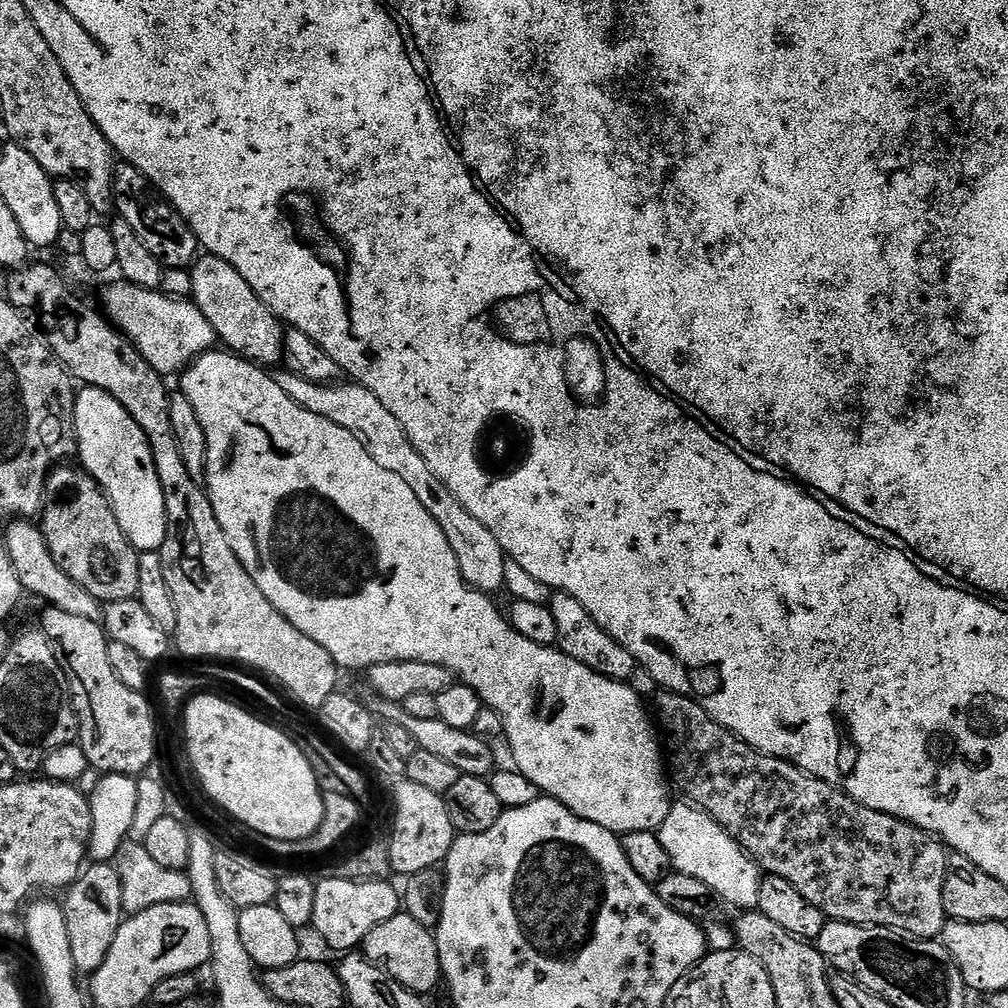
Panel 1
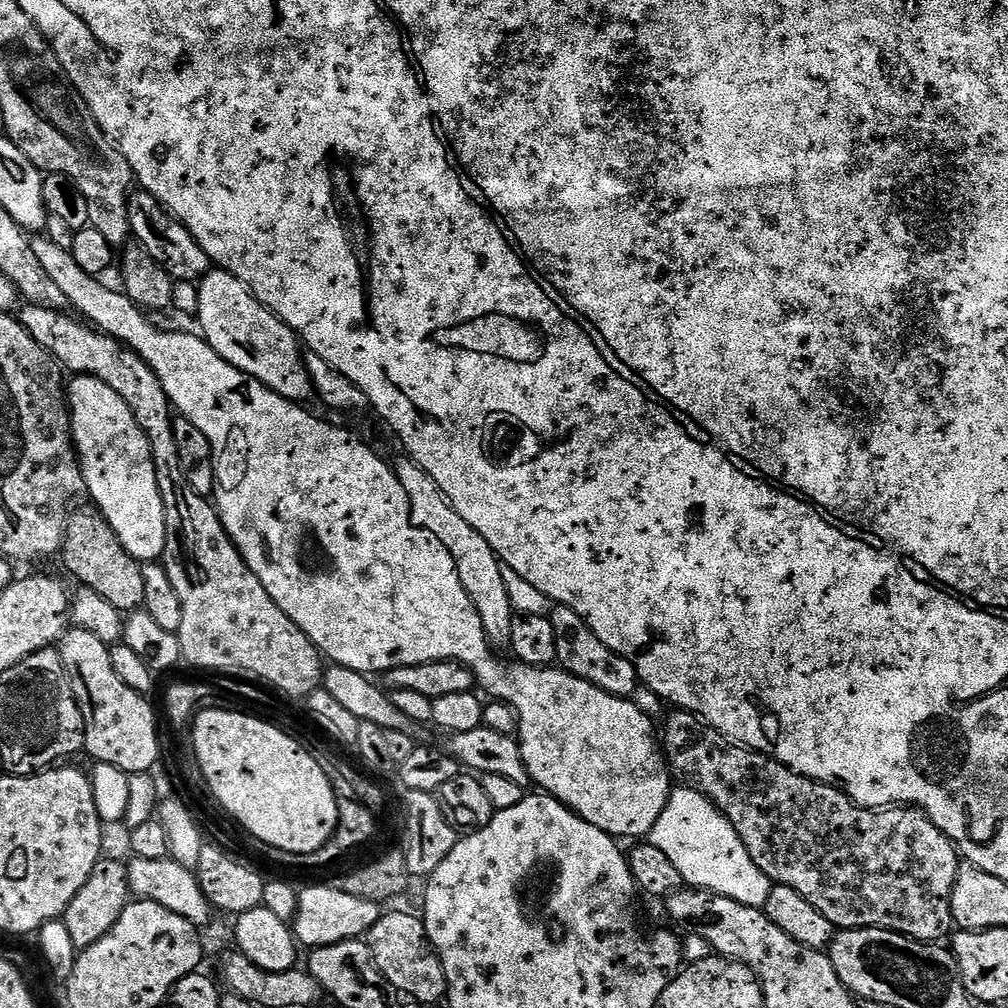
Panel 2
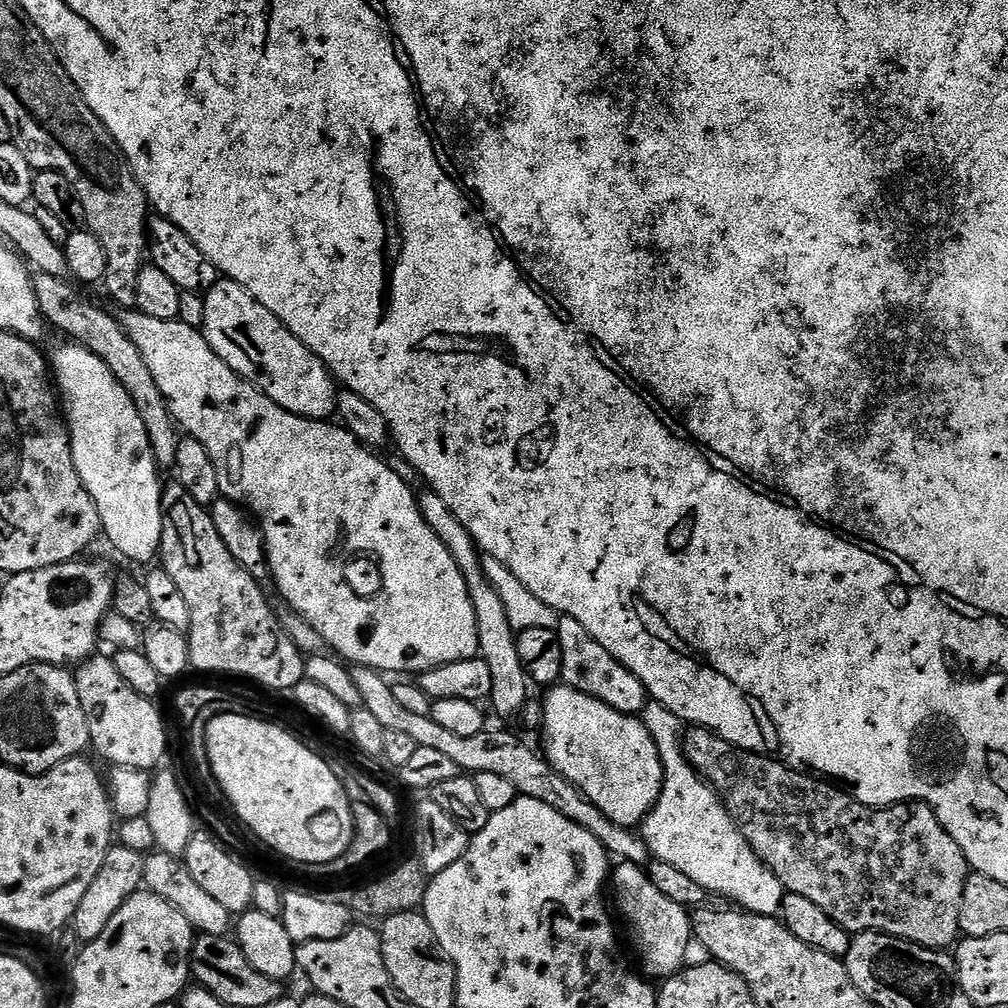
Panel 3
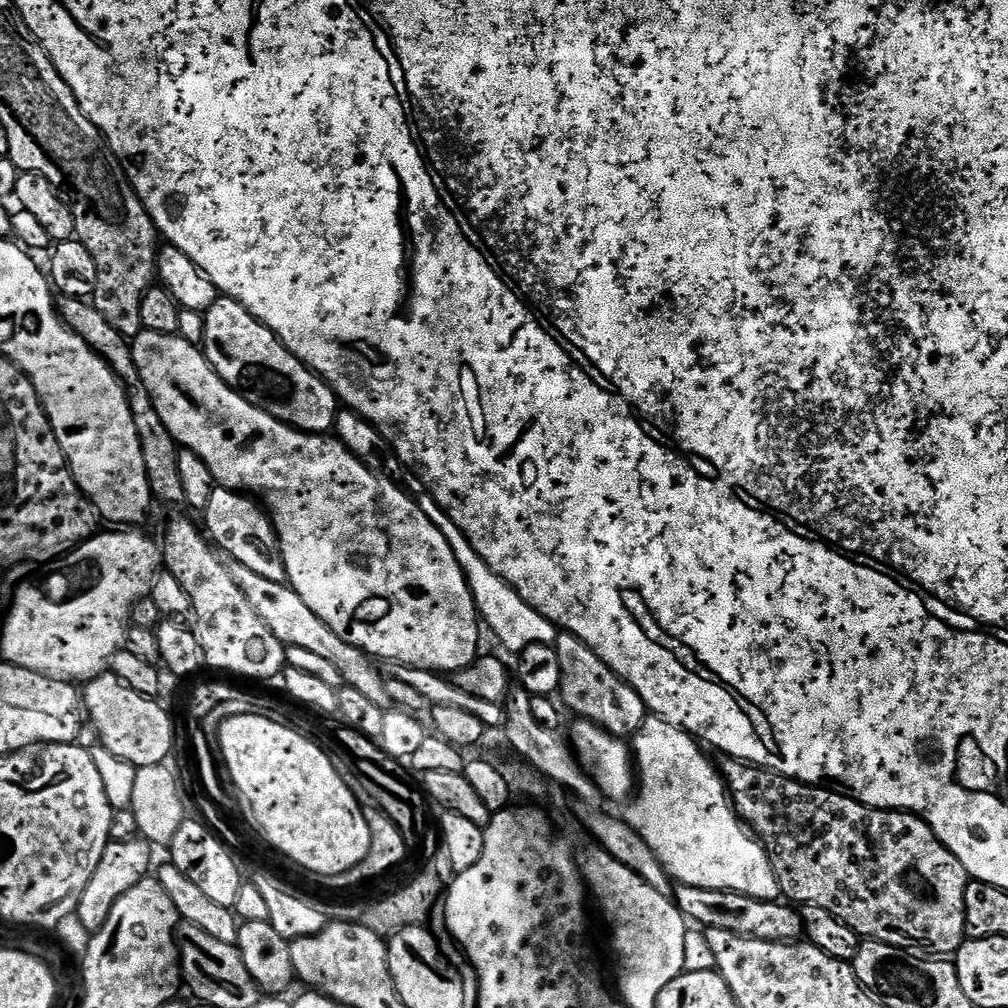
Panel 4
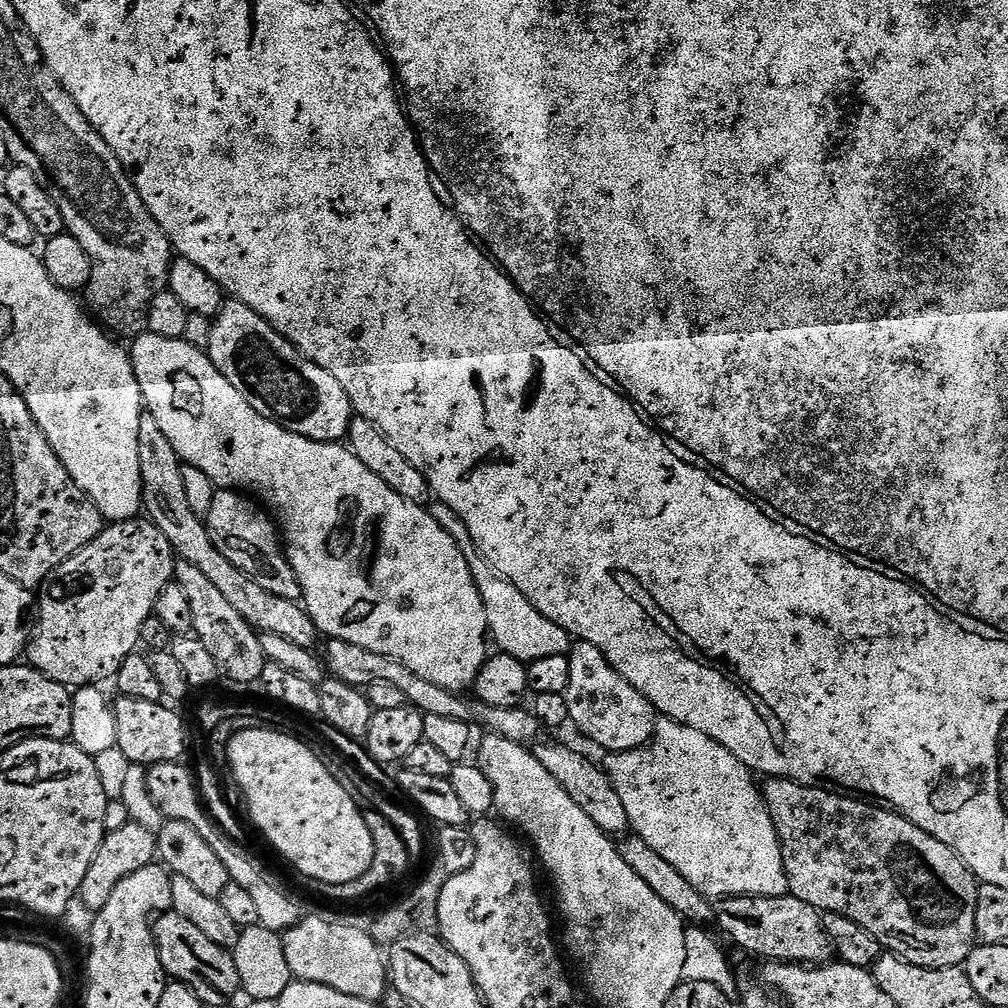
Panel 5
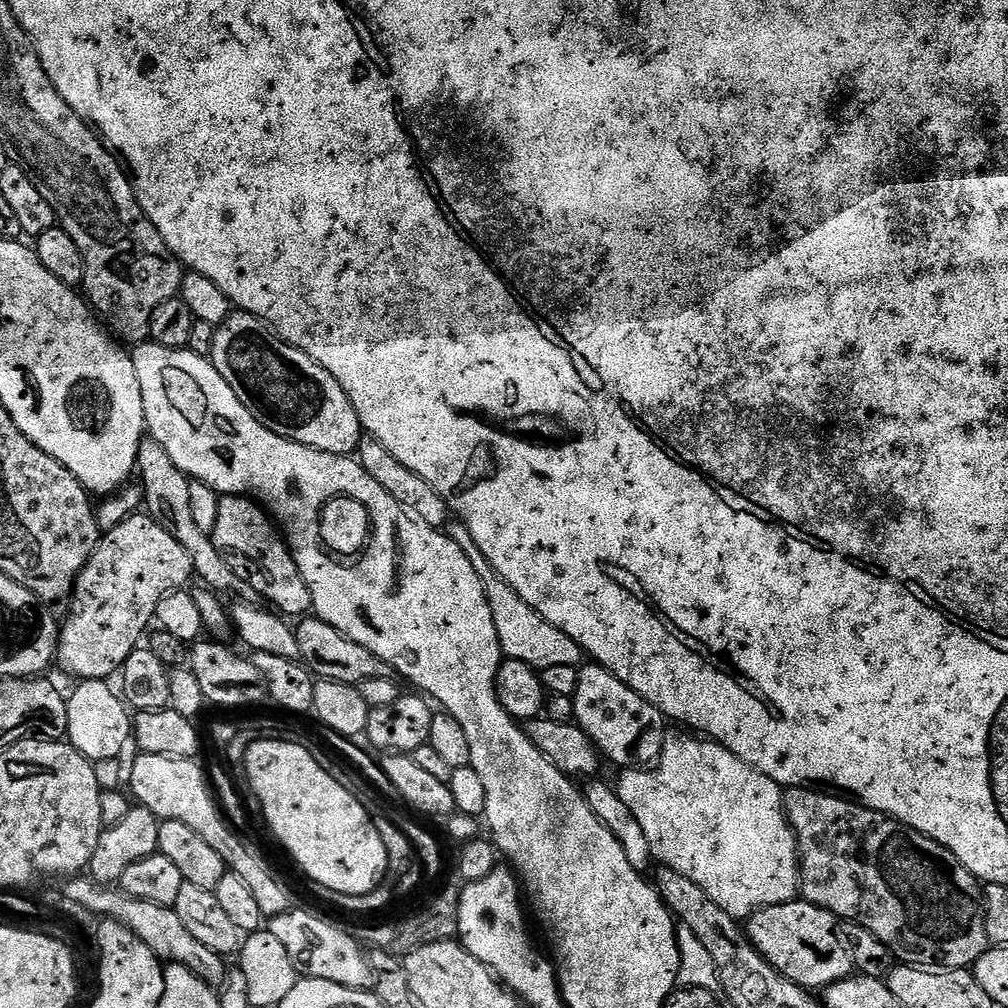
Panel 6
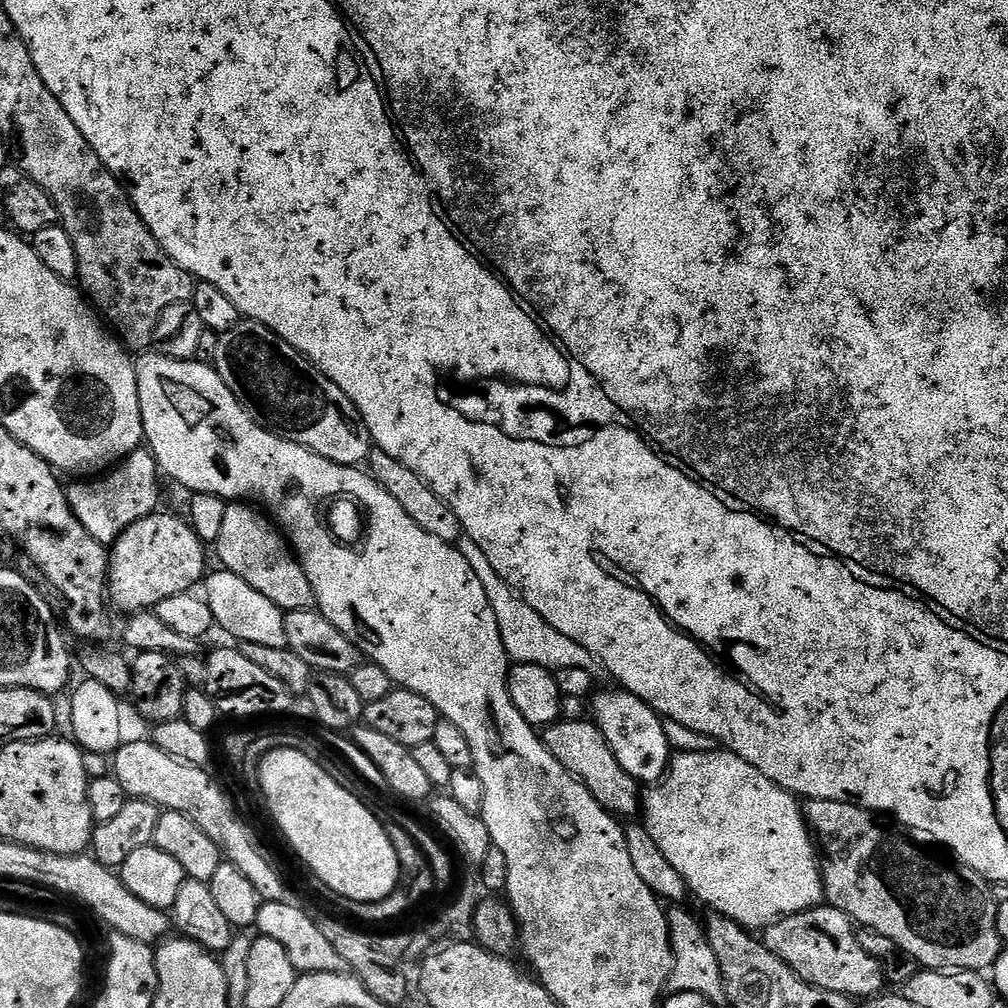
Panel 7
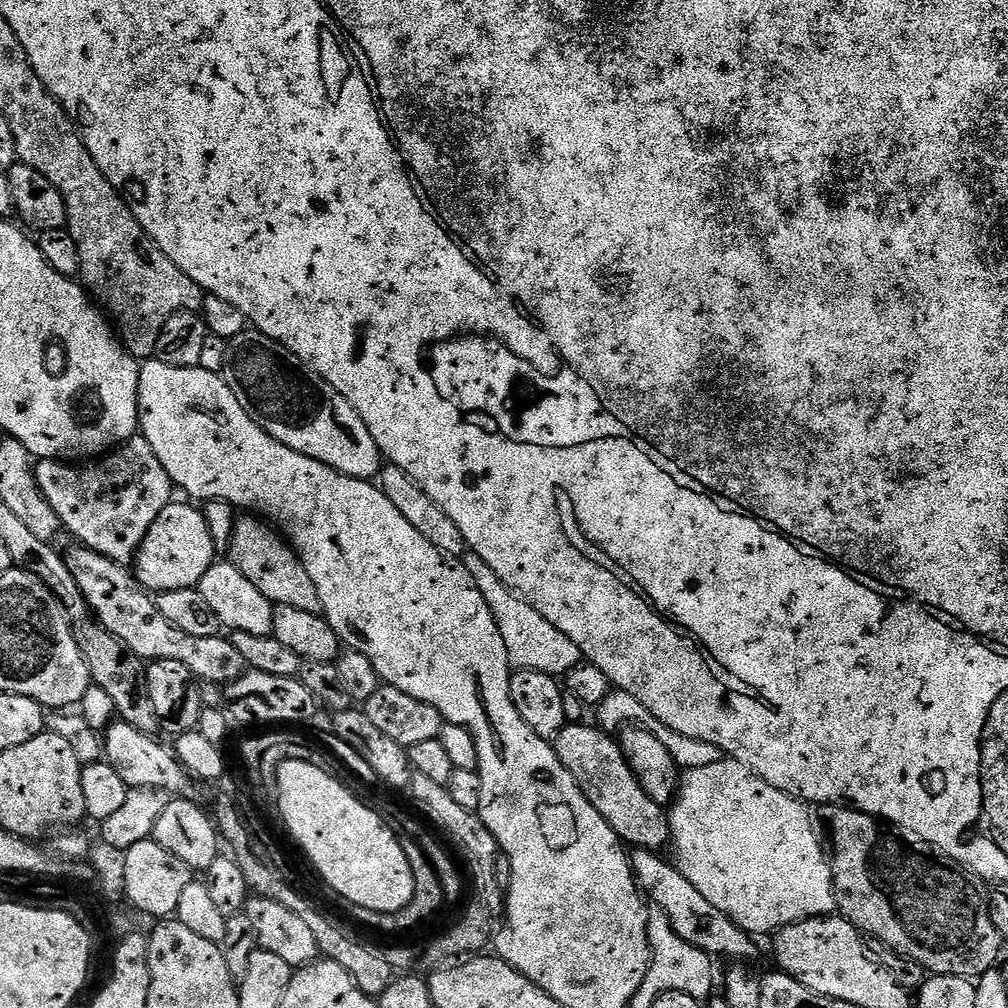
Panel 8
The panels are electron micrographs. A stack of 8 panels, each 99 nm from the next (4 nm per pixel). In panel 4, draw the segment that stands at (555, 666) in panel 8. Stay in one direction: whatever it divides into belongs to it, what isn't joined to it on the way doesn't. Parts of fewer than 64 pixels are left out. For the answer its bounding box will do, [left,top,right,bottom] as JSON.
[422,498,558,654]

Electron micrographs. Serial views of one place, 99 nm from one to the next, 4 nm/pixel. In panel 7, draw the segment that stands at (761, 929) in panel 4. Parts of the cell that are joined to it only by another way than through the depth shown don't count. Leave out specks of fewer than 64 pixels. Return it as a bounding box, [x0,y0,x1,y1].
[762,906,885,998]

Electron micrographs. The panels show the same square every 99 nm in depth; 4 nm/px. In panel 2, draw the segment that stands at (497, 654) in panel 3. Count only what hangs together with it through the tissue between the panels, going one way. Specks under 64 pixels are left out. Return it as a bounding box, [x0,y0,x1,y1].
[395,458,514,649]

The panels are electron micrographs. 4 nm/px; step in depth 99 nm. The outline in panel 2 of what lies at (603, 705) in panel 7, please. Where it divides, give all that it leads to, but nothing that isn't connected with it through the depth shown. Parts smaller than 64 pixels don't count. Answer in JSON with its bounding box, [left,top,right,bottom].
[550,607,638,697]

